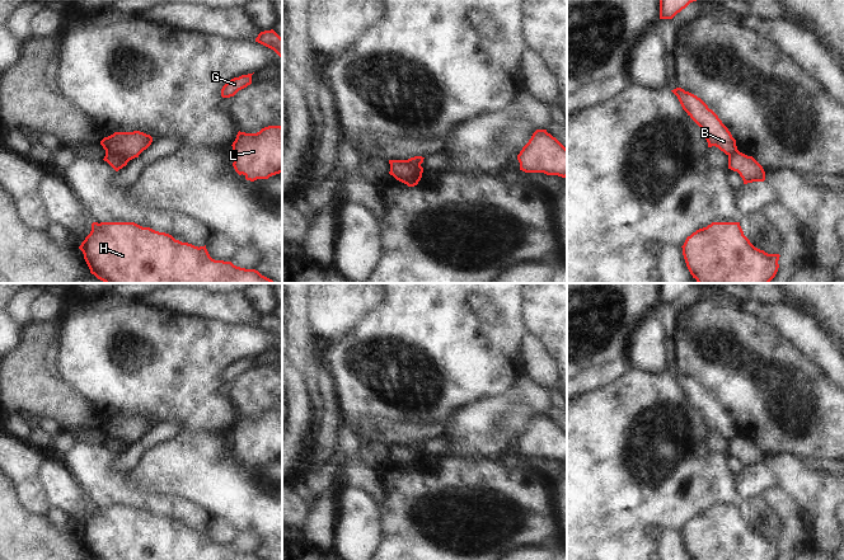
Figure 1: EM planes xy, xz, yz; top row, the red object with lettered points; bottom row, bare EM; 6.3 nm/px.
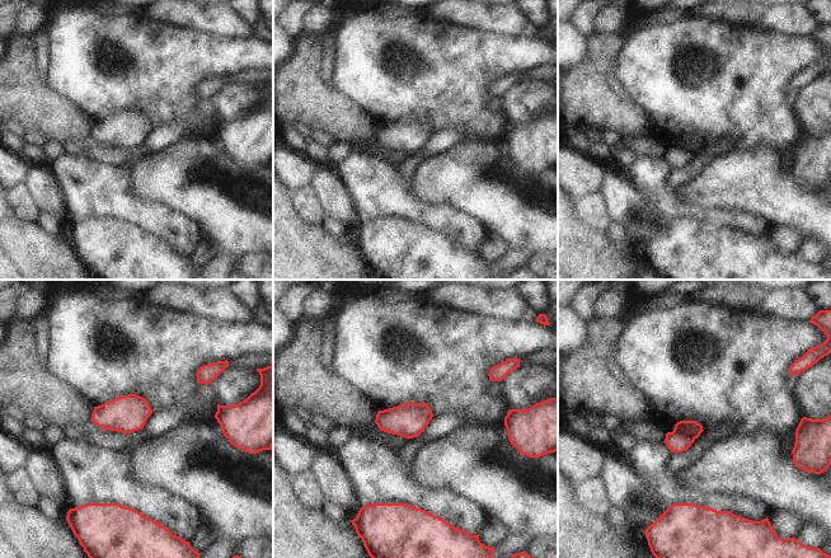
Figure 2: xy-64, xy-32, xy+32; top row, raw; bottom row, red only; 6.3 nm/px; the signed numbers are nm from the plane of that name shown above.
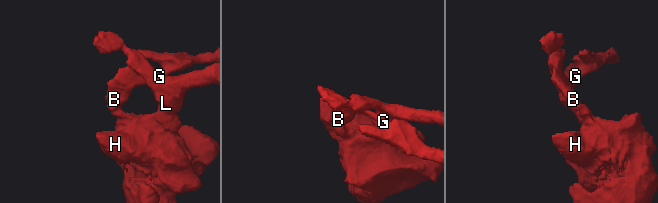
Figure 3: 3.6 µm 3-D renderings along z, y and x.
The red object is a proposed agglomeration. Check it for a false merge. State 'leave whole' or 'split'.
split

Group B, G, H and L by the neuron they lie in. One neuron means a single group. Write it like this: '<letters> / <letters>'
B G / H L

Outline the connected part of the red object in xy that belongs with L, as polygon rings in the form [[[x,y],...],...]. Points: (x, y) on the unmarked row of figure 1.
[[[268,410],[257,418],[238,417],[233,427],[233,451],[247,465],[282,457],[282,411]]]

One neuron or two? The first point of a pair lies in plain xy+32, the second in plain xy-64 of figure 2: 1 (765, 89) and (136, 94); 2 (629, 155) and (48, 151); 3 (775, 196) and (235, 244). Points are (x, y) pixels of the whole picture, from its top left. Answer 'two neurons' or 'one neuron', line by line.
1: one neuron
2: one neuron
3: one neuron

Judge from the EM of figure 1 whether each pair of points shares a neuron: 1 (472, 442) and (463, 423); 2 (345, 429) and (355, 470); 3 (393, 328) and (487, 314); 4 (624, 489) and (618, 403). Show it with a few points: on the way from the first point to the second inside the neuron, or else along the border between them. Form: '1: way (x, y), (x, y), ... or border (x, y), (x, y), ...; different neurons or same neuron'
1: way (472, 437), (472, 432), (468, 428); same neuron
2: way (347, 440), (352, 460); same neuron
3: border (468, 296), (478, 316), (498, 319); different neurons
4: way (618, 467), (618, 424); same neuron

